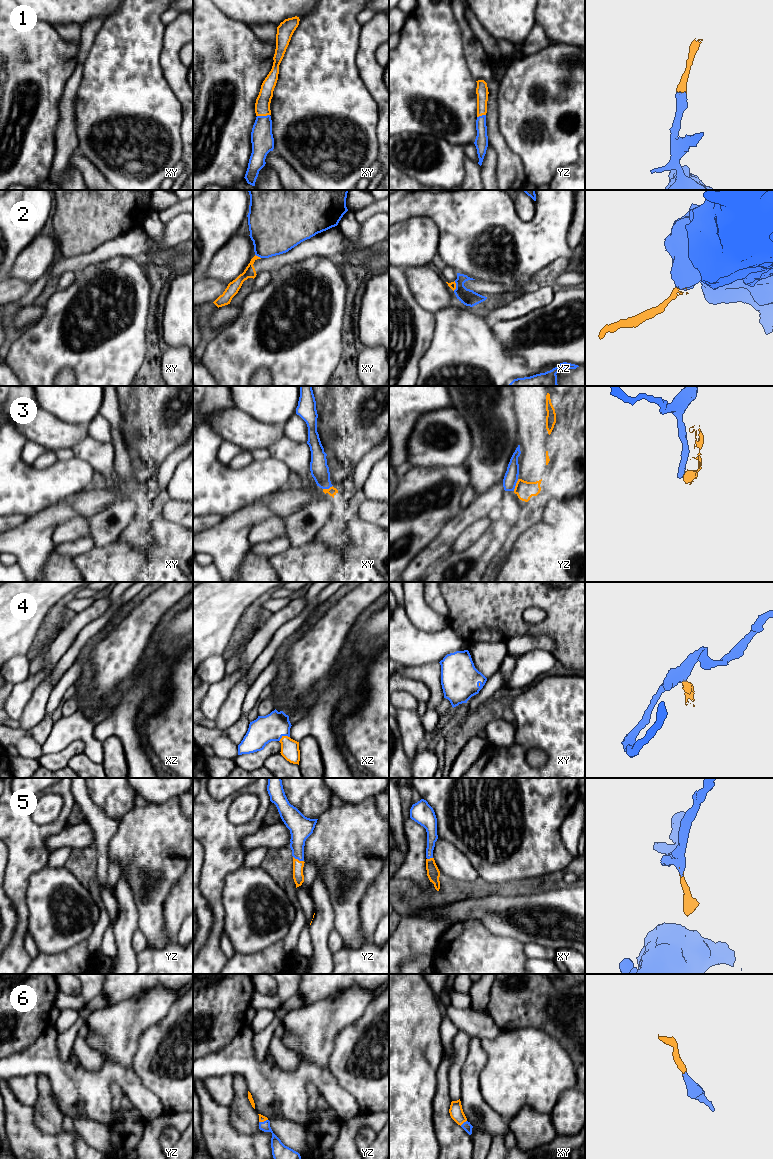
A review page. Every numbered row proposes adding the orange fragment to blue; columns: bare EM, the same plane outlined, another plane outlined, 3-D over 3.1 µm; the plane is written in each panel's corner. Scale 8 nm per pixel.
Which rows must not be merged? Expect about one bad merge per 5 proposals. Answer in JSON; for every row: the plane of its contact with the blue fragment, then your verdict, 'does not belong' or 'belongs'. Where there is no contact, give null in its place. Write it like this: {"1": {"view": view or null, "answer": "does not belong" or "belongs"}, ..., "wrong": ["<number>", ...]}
{"1": {"view": "xy", "answer": "belongs"}, "2": {"view": "xy", "answer": "does not belong"}, "3": {"view": "yz", "answer": "does not belong"}, "4": {"view": "xz", "answer": "belongs"}, "5": {"view": "yz", "answer": "belongs"}, "6": {"view": "xy", "answer": "belongs"}, "wrong": ["2", "3"]}

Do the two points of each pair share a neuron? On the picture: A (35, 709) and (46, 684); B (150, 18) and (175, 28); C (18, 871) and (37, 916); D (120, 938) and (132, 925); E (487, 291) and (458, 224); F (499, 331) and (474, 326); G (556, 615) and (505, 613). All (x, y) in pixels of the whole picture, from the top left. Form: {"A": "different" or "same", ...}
{"A": "same", "B": "different", "C": "different", "D": "same", "E": "different", "F": "different", "G": "same"}

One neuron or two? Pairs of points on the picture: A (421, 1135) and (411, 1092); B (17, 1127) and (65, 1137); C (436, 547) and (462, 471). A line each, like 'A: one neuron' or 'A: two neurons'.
A: one neuron
B: one neuron
C: two neurons

